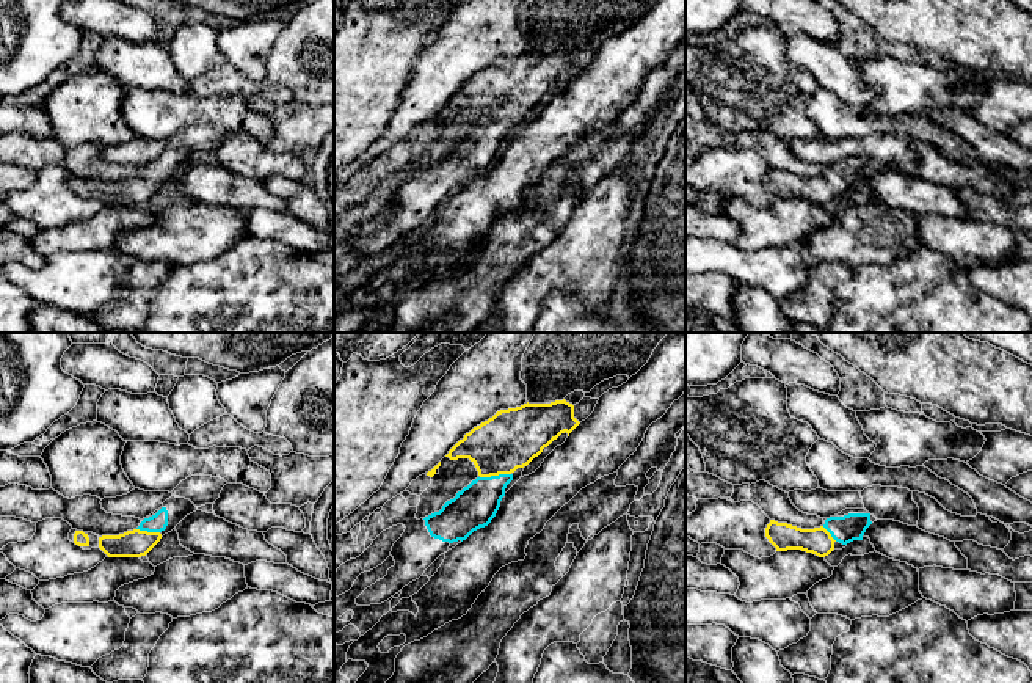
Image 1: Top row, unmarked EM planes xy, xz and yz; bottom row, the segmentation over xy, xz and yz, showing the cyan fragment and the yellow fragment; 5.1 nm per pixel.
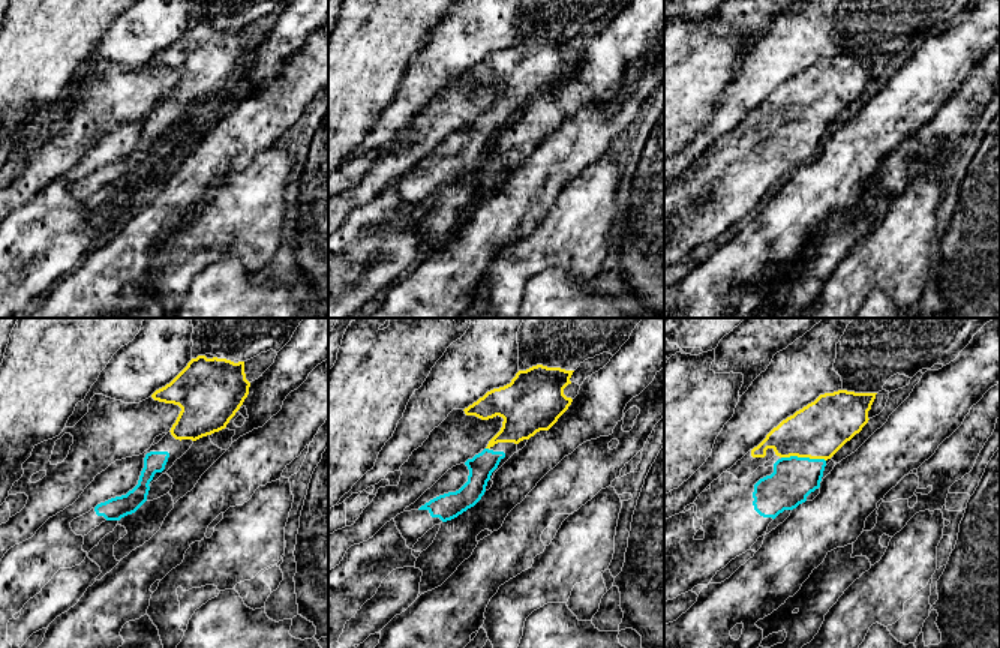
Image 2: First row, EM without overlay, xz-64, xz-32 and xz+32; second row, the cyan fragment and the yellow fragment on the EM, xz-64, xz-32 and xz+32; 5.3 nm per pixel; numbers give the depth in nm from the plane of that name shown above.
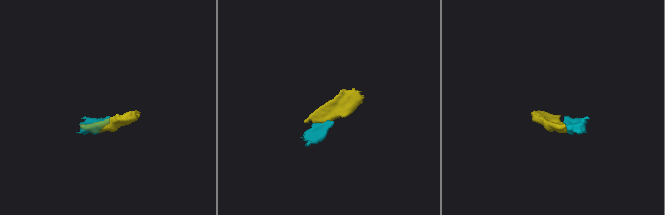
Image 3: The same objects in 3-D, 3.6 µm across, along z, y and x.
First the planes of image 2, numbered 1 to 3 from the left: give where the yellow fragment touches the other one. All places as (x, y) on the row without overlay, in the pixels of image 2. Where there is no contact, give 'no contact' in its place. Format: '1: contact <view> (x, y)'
1: no contact
2: no contact
3: contact xz+32 (804, 122)

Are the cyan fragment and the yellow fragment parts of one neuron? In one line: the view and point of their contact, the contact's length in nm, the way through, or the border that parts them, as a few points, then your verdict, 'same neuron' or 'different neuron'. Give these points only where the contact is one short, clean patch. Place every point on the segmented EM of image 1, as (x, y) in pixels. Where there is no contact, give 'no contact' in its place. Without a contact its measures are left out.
meets cyan in xz at (494, 476); contact 160 nm long; runs through xz (472, 507), (490, 489), (494, 476), (494, 457), (512, 438); same neuron

